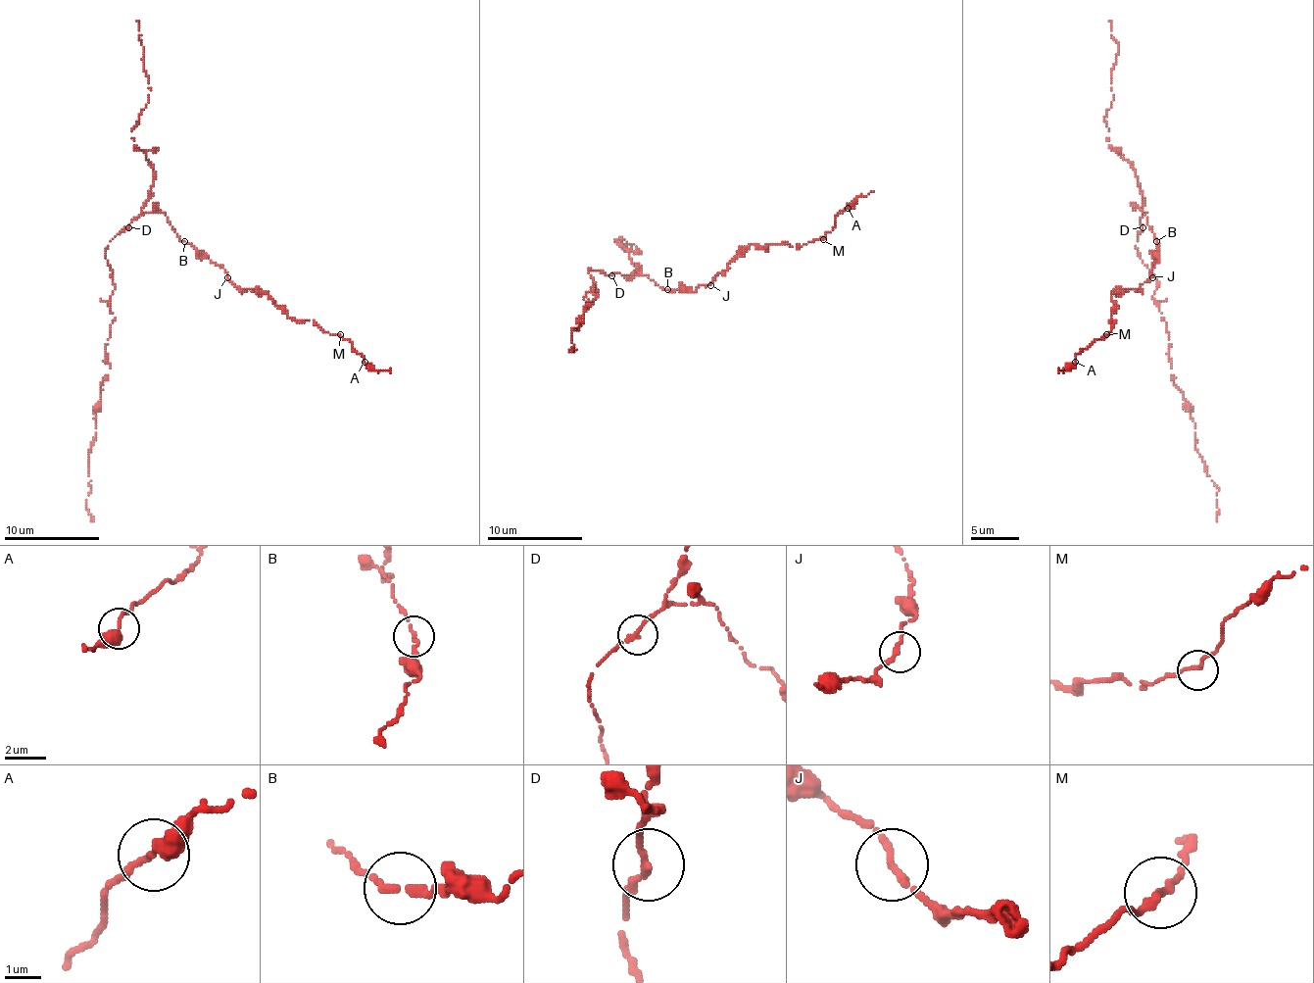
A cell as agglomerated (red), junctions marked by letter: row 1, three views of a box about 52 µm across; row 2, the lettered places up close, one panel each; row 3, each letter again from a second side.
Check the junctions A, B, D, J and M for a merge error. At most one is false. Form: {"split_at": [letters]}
{"split_at": []}

